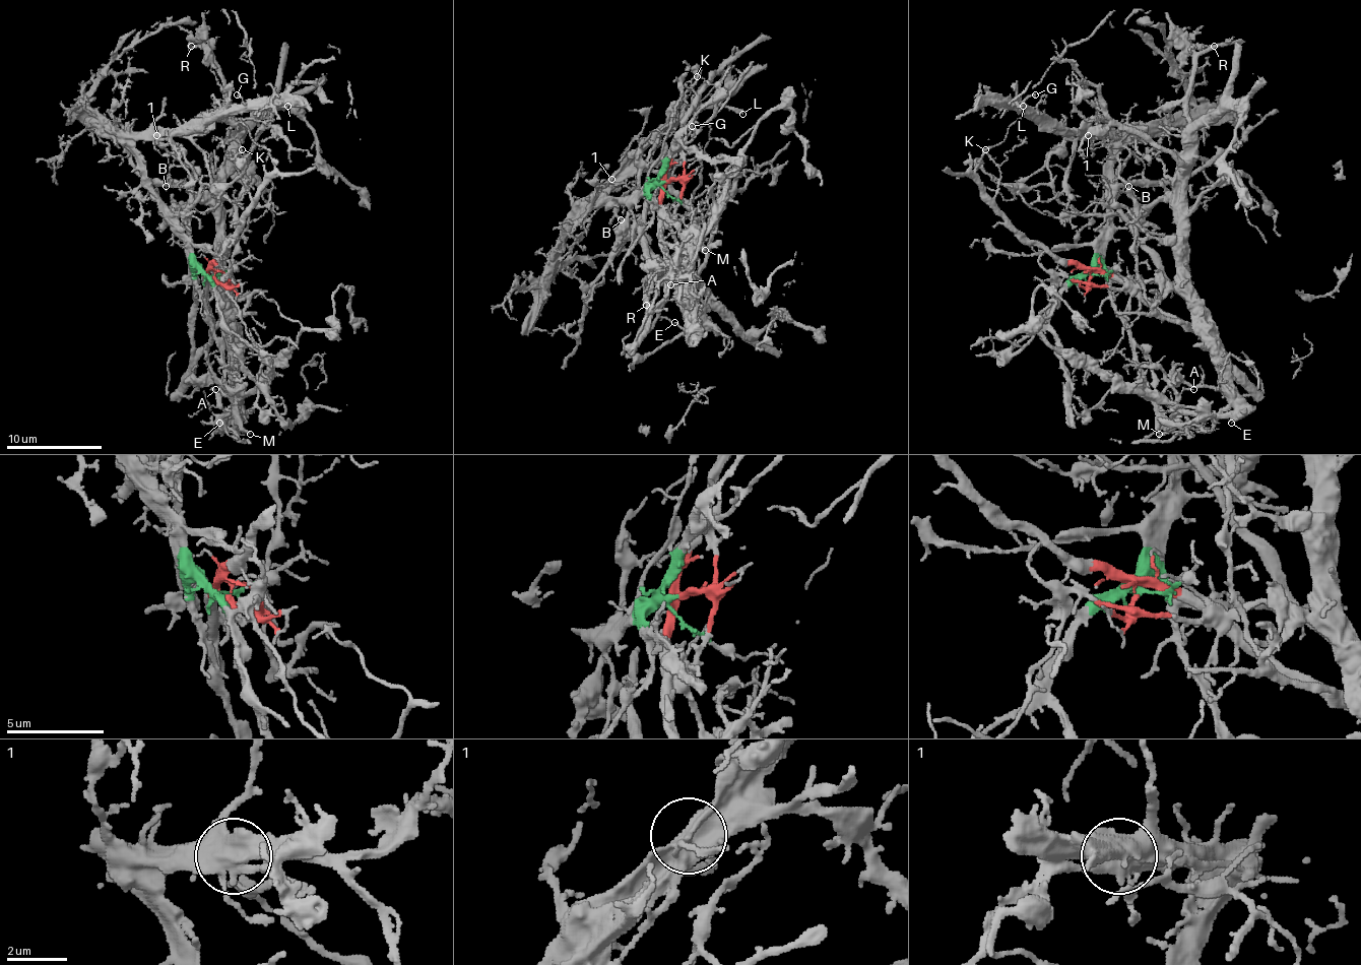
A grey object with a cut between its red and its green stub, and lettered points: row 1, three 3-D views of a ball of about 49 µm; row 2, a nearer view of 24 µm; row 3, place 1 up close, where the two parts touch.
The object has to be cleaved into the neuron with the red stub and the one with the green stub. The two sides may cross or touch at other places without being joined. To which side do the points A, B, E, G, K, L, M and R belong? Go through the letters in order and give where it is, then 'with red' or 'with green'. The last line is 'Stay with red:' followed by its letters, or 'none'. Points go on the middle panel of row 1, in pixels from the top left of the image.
A: (670, 284) | with red
B: (621, 219) | with red
E: (674, 322) | with red
G: (692, 126) | with green
K: (697, 76) | with red
L: (742, 114) | with green
M: (705, 250) | with green
R: (646, 305) | with red
Stay with red: A, B, E, K, R

